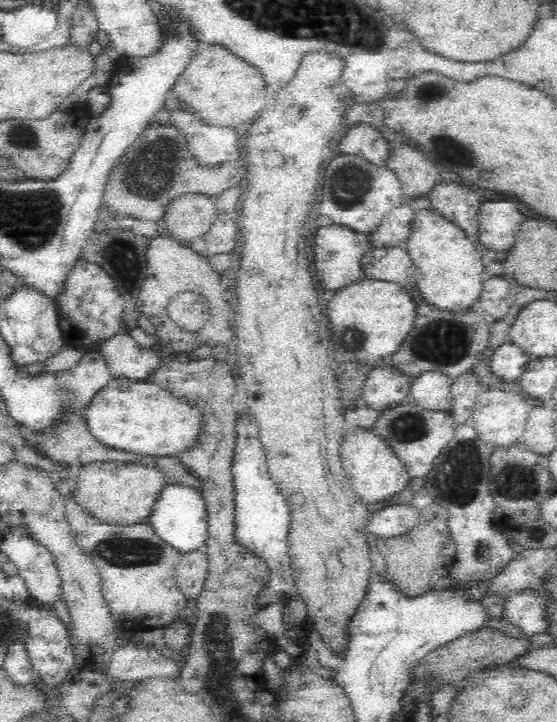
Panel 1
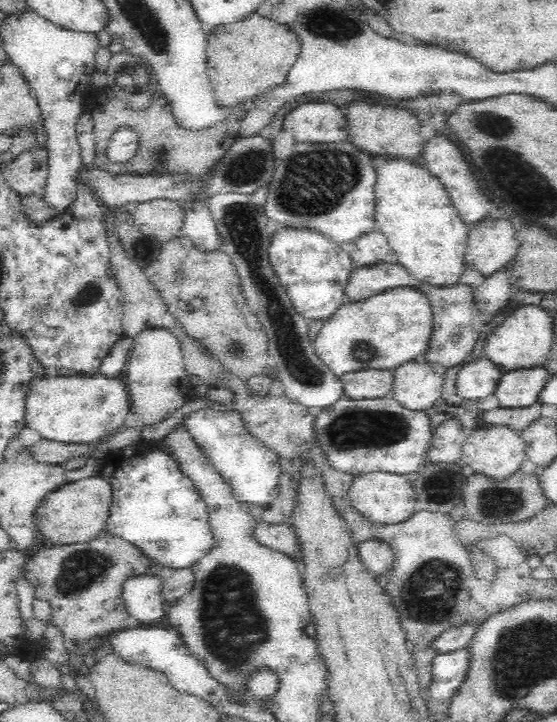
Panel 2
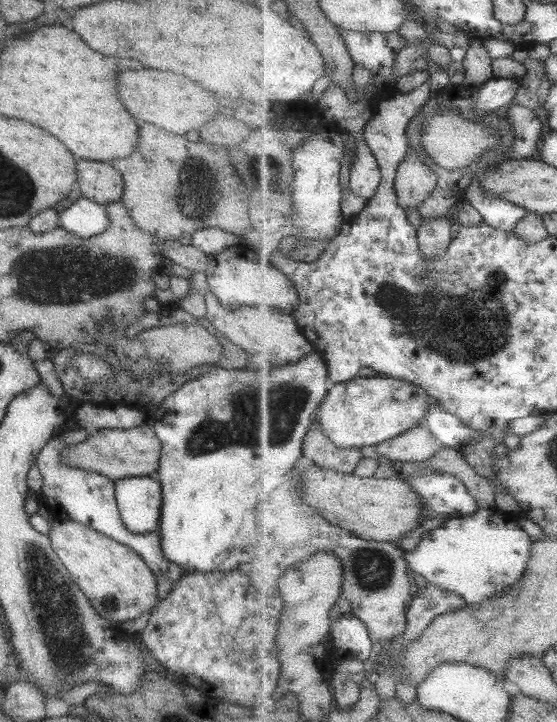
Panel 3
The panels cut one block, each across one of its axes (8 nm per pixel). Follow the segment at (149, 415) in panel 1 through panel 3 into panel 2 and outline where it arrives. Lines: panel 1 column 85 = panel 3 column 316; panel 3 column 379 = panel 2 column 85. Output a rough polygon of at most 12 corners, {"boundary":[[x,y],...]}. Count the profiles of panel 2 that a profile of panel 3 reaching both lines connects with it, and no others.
{"boundary":[[121,378],[34,380],[27,427],[66,444],[100,442],[131,412]]}

